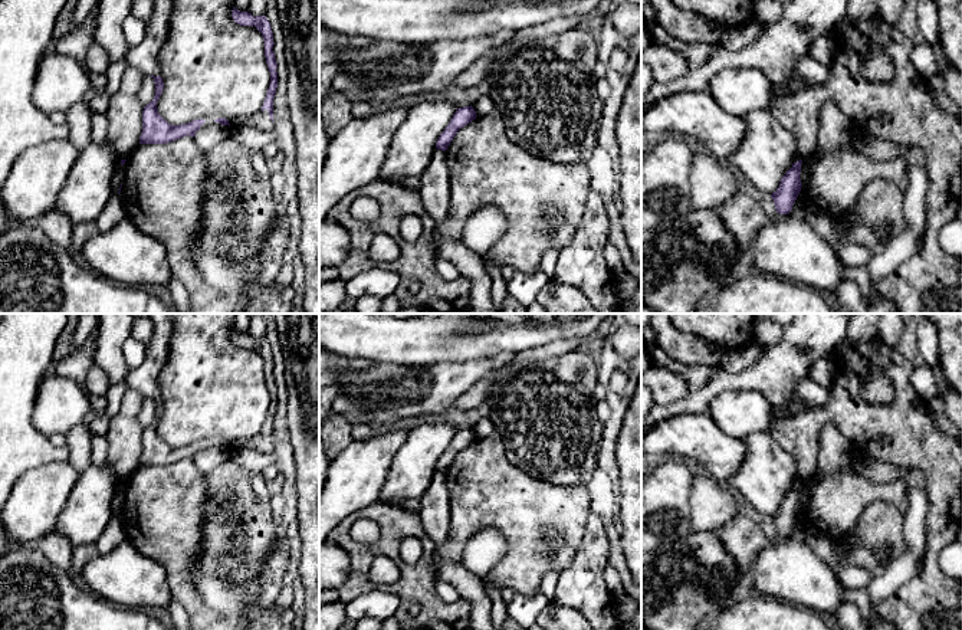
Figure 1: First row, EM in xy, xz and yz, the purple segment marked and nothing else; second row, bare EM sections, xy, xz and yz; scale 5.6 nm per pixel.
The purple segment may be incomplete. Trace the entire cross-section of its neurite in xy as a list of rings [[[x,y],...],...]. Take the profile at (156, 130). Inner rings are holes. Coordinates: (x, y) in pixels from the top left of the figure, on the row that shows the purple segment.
[[[152,0],[152,3],[154,12],[147,22],[144,39],[139,45],[128,47],[124,58],[128,66],[152,76],[155,82],[154,99],[142,111],[139,144],[167,144],[187,135],[196,137],[196,132],[206,121],[194,119],[188,124],[171,125],[158,114],[157,102],[164,89],[164,82],[160,76],[158,53],[165,45],[170,32],[174,0]]]

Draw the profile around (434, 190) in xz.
[[[436,150],[426,171],[420,175],[418,194],[424,210],[440,223],[446,219],[450,203],[449,168],[446,151]]]

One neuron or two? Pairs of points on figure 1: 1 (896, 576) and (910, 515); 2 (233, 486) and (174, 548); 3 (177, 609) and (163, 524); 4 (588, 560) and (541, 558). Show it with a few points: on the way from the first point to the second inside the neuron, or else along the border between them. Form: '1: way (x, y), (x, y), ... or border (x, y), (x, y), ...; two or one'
1: way (908, 561), (913, 554), (913, 530); one
2: border (207, 486), (202, 524), (202, 548), (199, 553); two
3: border (173, 597), (189, 614); two
4: border (585, 528), (575, 555), (560, 574); two

